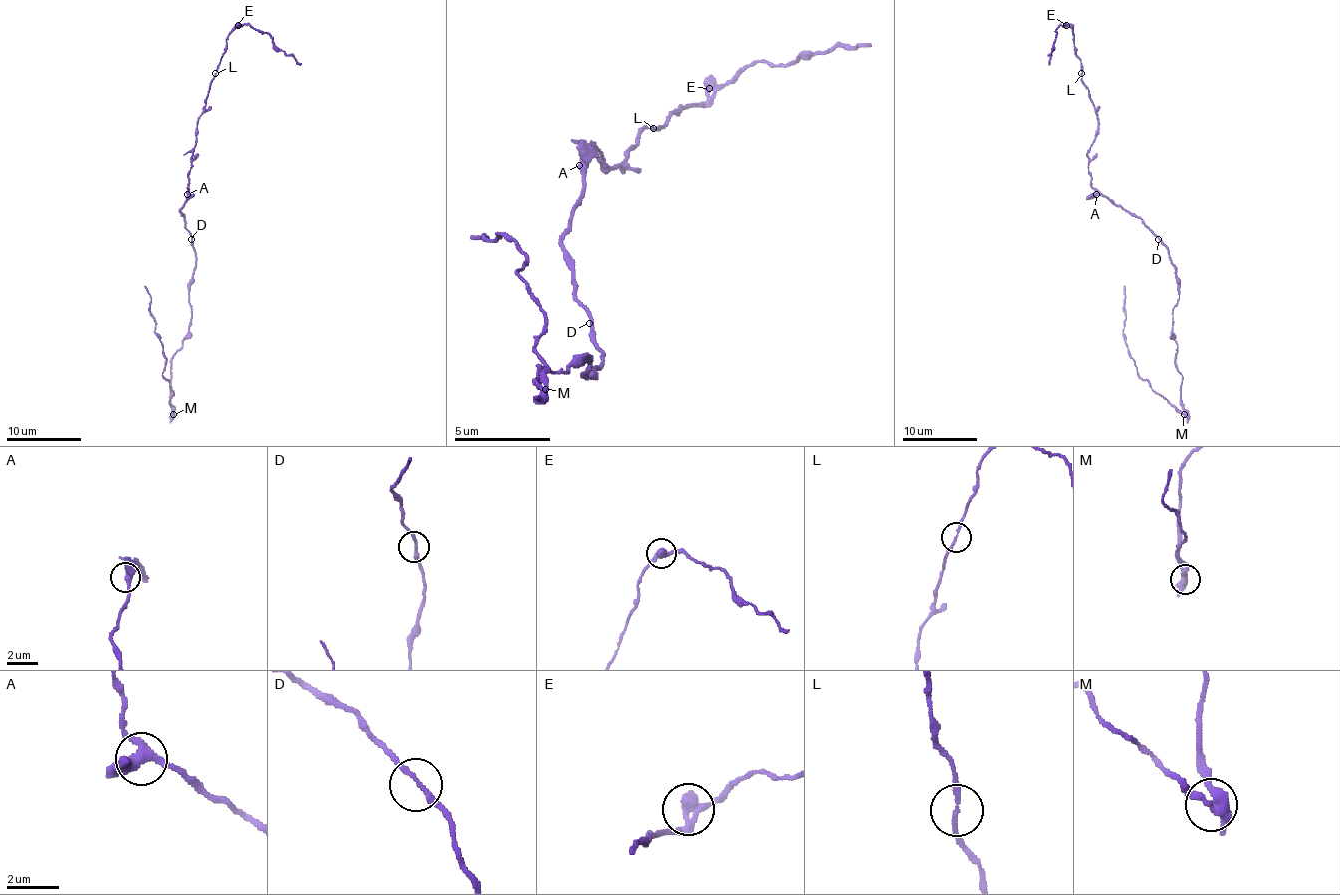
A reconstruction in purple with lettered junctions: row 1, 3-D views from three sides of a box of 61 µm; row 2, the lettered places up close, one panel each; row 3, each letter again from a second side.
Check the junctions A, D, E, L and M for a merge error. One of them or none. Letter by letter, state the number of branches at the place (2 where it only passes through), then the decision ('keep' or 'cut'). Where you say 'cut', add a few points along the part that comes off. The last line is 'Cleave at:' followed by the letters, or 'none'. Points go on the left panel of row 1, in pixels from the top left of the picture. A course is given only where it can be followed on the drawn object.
A: 3 | keep
D: 2 | keep
E: 2 | keep
L: 2 | keep
M: 3 | cut | (174, 414), (170, 399), (174, 391), (162, 376), (166, 359), (149, 310), (151, 295), (144, 286)
Cleave at: M

